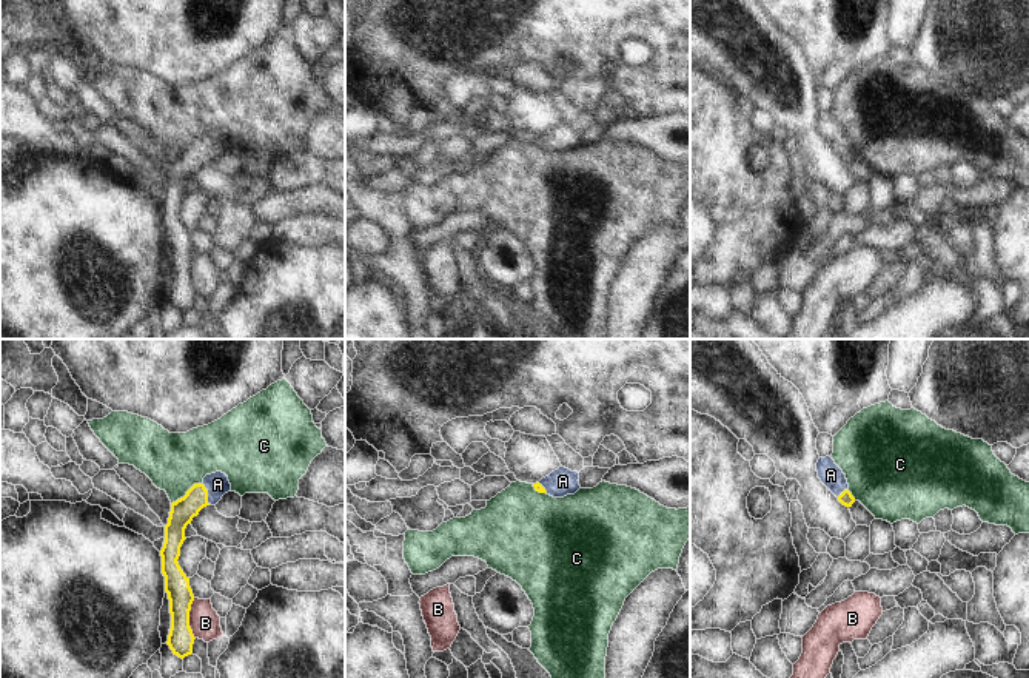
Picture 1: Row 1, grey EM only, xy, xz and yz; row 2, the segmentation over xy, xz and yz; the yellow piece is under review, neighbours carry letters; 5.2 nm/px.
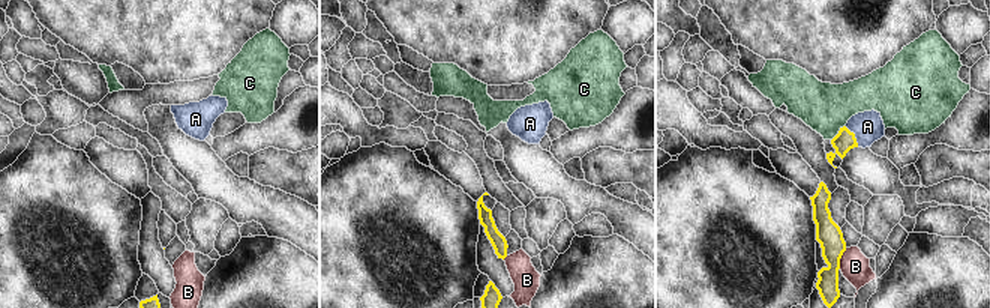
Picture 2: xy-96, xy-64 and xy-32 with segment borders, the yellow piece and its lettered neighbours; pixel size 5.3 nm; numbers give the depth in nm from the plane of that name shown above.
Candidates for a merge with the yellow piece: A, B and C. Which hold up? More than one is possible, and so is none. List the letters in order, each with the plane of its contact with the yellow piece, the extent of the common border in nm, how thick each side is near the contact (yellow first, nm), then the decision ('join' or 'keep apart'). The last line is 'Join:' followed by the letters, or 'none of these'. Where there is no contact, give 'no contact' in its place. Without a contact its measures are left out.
A: xy | 120 nm | 130/120 nm | join
B: xy | 220 nm | 140/160 nm | keep apart
C: xy | 200 nm | 130/300 nm | keep apart
Join: A

